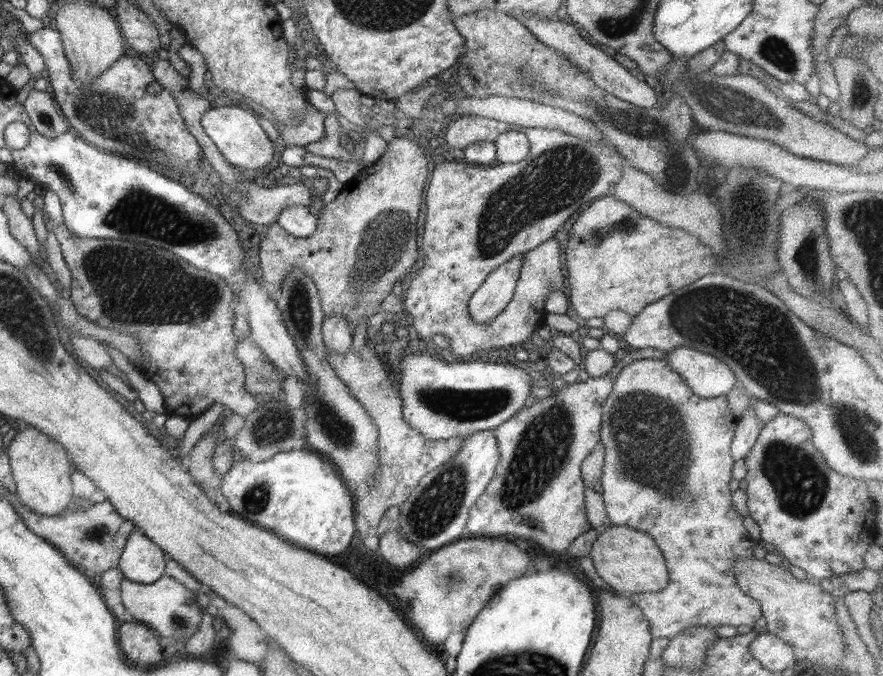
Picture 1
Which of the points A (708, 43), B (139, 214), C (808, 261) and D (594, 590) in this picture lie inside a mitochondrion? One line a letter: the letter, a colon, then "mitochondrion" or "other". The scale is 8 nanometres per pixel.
A: other
B: mitochondrion
C: mitochondrion
D: other

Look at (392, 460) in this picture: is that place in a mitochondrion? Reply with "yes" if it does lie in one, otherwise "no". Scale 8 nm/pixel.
no

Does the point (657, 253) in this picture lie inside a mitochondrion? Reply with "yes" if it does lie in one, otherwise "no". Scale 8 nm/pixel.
no

